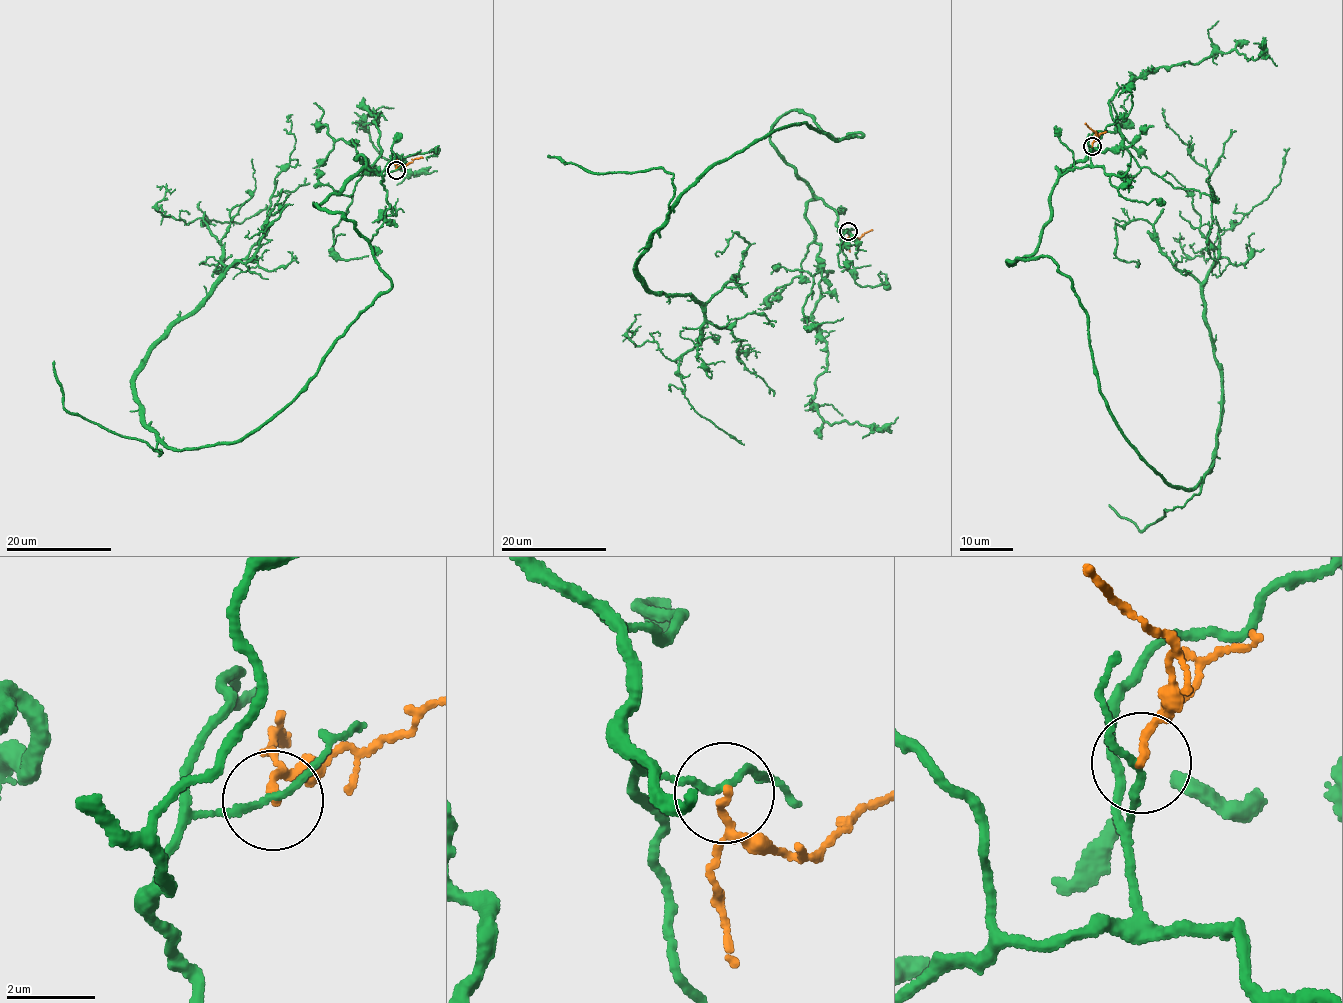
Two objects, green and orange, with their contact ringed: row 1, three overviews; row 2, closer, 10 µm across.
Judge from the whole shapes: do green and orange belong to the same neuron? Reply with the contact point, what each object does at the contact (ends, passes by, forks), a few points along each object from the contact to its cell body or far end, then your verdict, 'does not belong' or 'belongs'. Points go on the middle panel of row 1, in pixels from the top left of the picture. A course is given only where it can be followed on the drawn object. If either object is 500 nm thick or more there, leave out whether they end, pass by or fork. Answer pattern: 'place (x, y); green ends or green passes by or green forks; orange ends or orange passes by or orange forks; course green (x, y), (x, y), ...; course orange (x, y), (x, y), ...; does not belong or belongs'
place (848, 231); green passes by; orange ends; course green (848, 231), (771, 141), (807, 114), (862, 135), (778, 129), (691, 185), (637, 274), (742, 351); course orange (848, 231), (858, 238), (873, 229); does not belong

